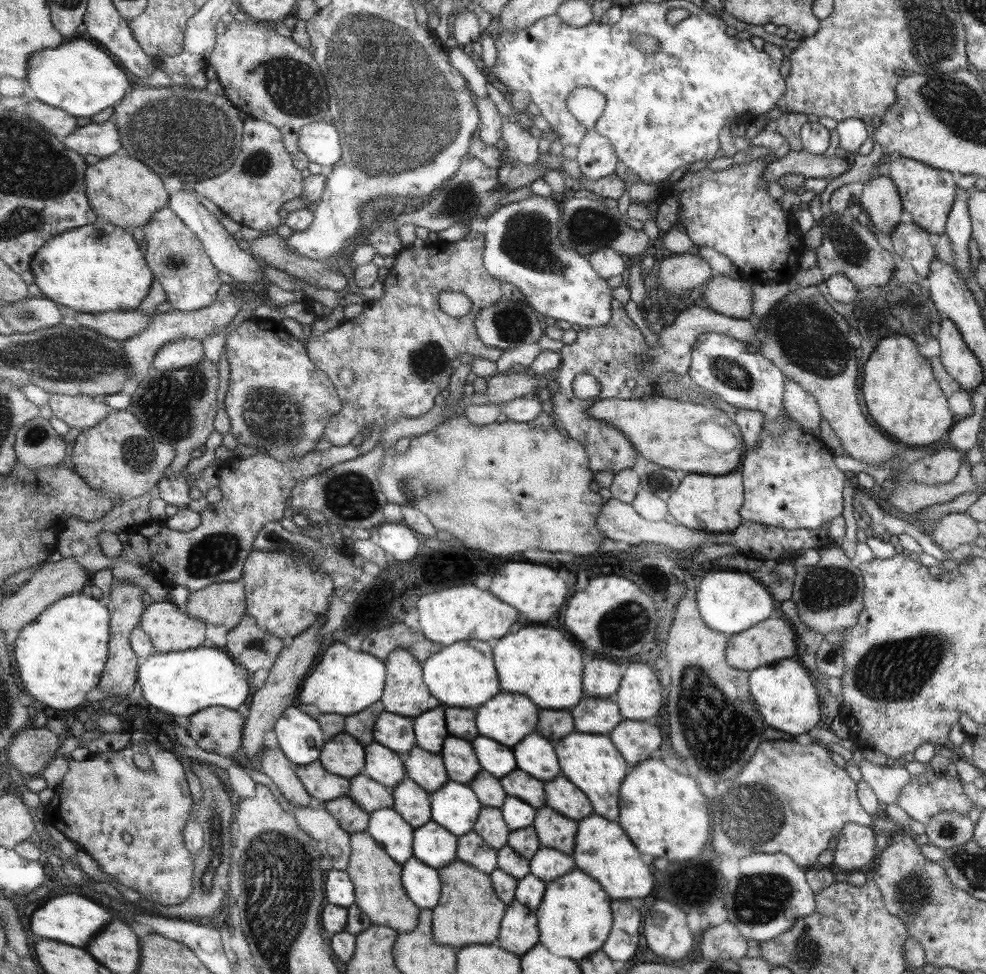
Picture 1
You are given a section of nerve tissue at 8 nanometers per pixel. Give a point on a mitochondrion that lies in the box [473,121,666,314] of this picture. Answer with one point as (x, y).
(527, 239)

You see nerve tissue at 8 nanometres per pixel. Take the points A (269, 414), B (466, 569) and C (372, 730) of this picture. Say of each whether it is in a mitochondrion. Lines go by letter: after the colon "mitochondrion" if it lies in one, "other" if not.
A: mitochondrion
B: other
C: other

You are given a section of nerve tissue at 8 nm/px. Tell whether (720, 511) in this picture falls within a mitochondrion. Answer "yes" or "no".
no

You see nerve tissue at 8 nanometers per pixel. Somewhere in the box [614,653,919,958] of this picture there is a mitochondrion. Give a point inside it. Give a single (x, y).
(717, 732)

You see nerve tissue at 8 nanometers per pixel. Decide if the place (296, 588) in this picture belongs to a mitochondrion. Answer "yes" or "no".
no

